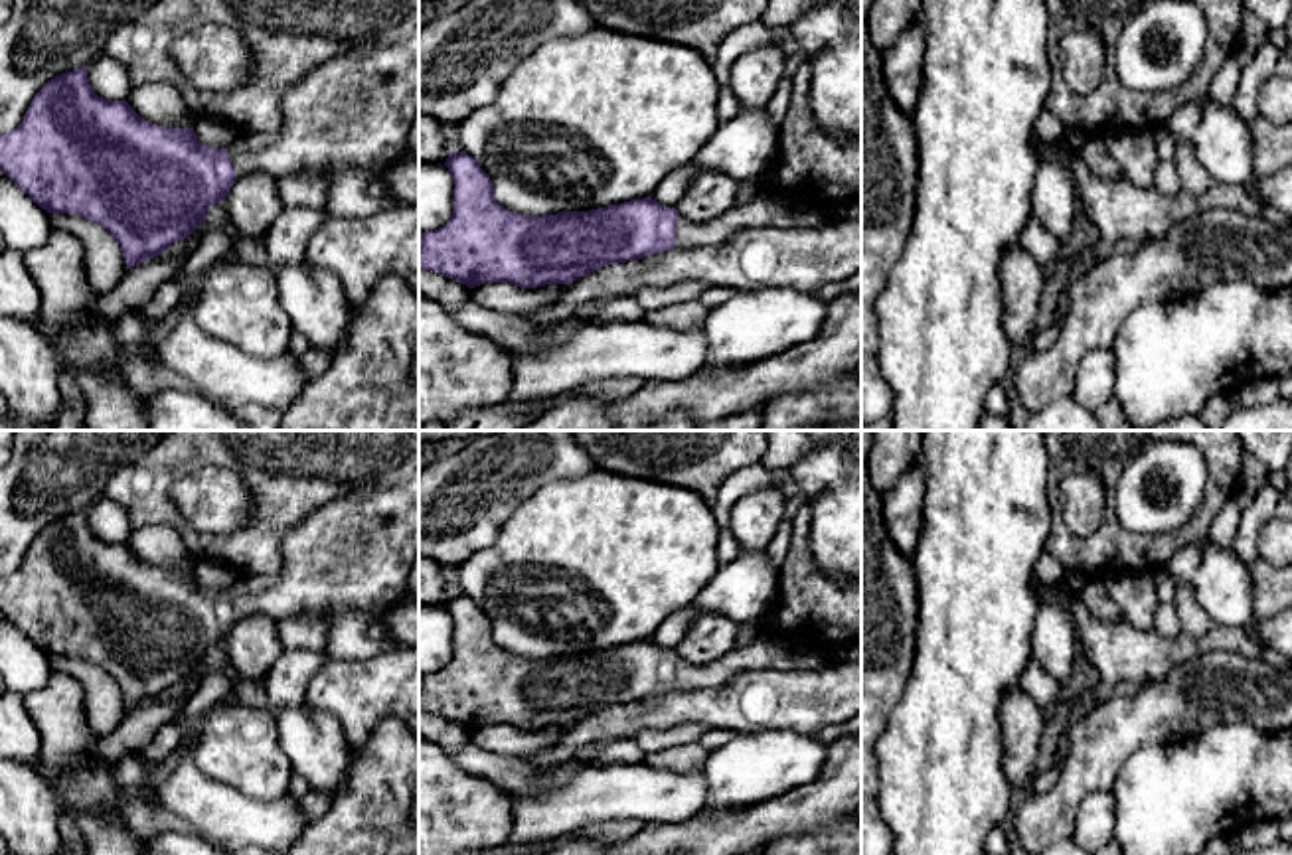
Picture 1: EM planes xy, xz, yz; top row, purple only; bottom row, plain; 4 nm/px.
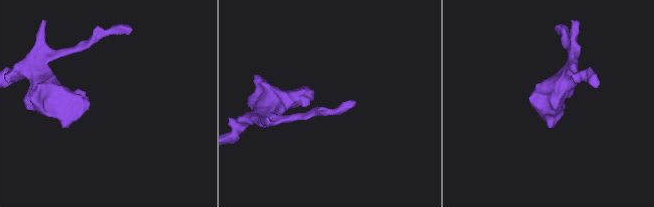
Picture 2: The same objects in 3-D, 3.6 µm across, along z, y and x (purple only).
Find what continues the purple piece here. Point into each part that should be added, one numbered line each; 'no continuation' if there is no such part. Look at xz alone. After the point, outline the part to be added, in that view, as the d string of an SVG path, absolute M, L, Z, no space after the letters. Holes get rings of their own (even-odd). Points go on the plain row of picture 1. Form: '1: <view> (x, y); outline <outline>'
1: xz (769, 654); outline M761 638L705 663L678 658L678 689L703 689L725 683L741 671L820 671L830 661L800 640Z

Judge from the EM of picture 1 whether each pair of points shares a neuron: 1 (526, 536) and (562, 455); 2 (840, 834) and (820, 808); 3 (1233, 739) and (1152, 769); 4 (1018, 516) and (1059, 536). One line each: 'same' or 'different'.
1: different
2: different
3: same
4: different

